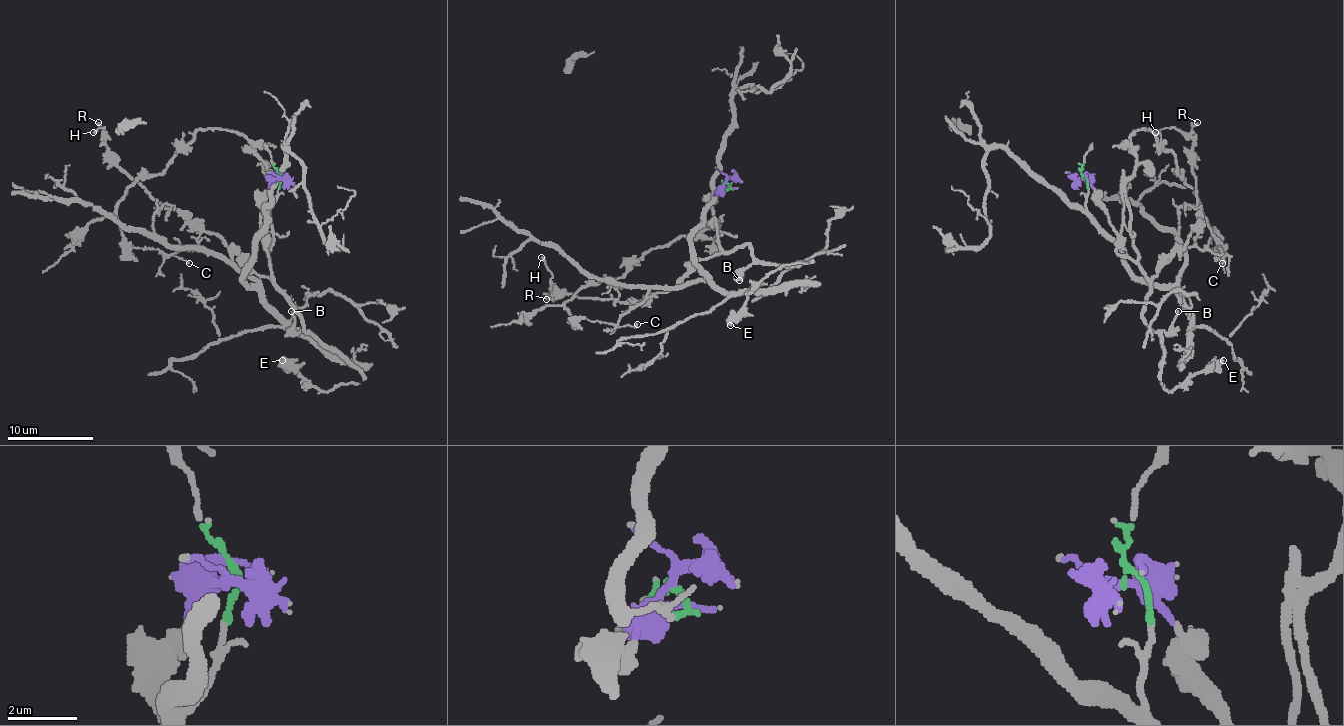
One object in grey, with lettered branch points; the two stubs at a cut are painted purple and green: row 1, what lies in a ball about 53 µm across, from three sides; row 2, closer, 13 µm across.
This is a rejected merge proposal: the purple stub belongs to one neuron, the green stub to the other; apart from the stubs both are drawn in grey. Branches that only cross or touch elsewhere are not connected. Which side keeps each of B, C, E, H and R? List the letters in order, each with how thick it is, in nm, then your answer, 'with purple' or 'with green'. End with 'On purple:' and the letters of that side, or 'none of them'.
B: 160 nm thick; with purple
C: 150 nm thick; with green
E: 360 nm thick; with purple
H: 180 nm thick; with purple
R: 190 nm thick; with purple
On purple: B, E, H, R

